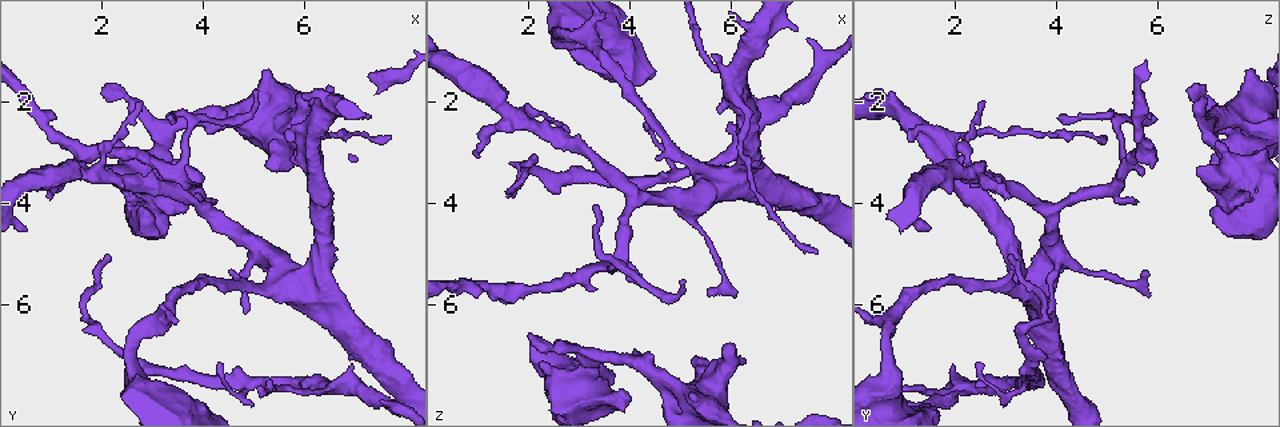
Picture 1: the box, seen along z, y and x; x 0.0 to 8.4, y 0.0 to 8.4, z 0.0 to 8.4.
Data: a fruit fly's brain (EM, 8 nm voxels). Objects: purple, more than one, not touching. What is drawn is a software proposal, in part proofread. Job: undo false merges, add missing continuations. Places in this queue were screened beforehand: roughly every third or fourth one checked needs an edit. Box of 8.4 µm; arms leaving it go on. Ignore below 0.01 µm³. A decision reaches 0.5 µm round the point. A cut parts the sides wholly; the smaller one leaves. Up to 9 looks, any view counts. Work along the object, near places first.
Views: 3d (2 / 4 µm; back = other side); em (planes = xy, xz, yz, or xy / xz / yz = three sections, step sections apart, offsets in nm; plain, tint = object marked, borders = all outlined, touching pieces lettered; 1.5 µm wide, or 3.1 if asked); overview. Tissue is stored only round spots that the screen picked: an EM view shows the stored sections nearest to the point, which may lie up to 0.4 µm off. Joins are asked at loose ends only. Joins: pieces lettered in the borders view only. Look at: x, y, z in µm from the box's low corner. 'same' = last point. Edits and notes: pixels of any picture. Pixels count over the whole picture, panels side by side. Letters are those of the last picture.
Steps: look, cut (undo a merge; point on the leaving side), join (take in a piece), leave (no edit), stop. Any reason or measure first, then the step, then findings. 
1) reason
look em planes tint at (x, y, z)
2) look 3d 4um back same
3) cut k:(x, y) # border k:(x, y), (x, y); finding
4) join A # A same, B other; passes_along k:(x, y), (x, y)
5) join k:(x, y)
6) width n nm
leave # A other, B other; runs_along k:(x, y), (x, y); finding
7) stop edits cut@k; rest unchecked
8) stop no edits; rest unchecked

tapers out
look em planes borders at (4.85, 6.15, 3.90)

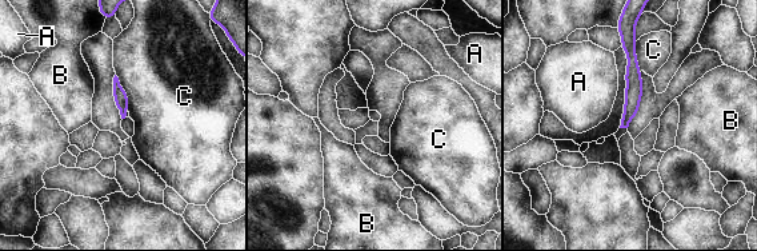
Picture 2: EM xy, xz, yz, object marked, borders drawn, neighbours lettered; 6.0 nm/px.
longest_contact C 240 nm
leave # A other, B other, C other; runs_along 2:(625, 43), (632, 106), (624, 124); none of them fits

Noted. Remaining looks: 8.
free end
look em xz step 4 tint at (7.70, 2.65, 5.00)

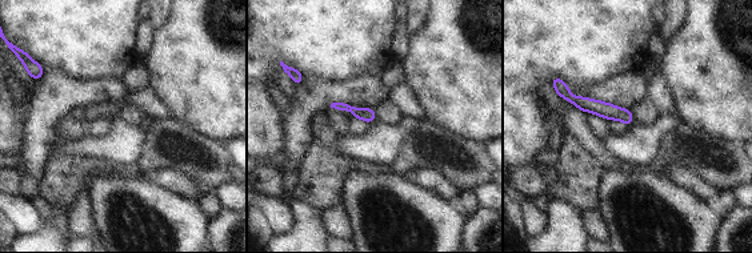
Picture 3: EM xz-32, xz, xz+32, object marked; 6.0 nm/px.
look em planes borders same

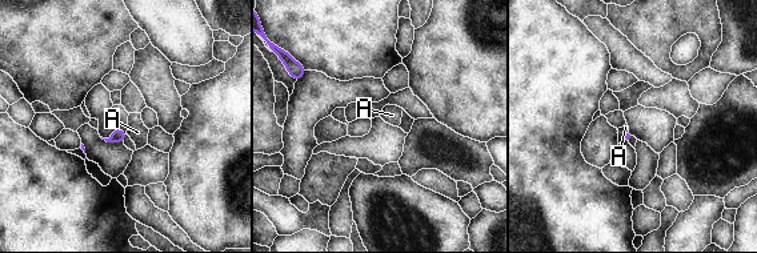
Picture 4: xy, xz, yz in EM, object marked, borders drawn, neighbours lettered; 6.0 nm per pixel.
longest_contact A 90 nm
leave # A other; border 4:(628, 129), (623, 133), (623, 141); none of them fits

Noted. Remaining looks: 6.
sharp bend
look 3d 2um at (2.00, 6.60, 3.25)

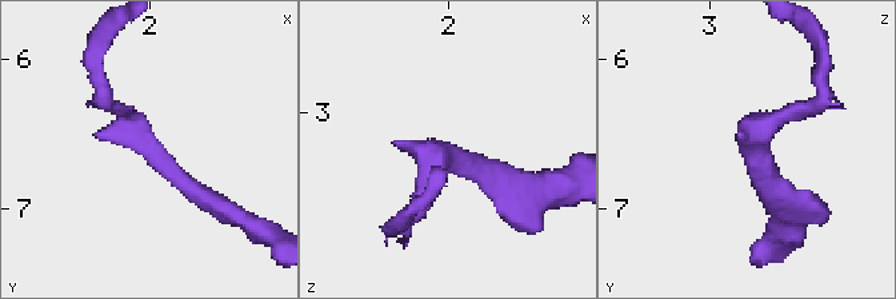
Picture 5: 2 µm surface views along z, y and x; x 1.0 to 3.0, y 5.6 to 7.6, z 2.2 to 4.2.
now the EM
look em 3.1um planes tint at (2.00, 6.60, 3.28)

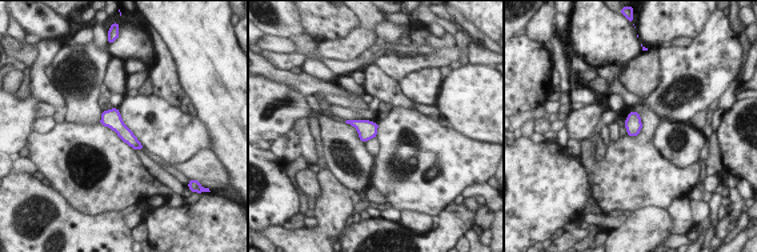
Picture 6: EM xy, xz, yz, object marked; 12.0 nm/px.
look em 3.1um planes borders same

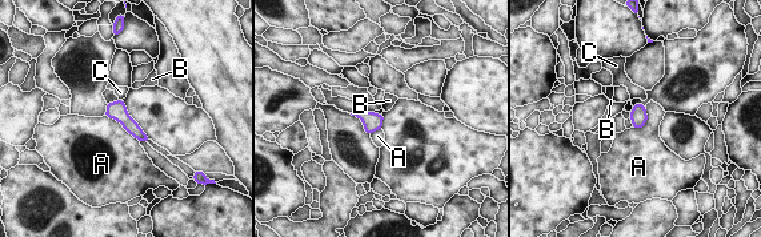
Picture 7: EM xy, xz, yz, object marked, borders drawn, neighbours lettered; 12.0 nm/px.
longest_contact A 550 nm
leave # A other, B other, C other; border 7:(105, 115), (115, 119), (139, 141); all the same neuron

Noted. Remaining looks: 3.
an open end
look em planes plain at (1.05, 3.85, 3.10)

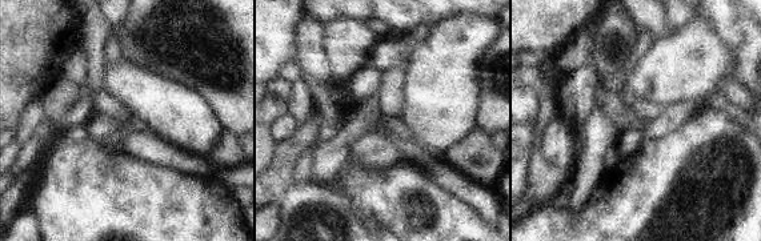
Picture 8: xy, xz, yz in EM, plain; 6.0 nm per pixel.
see the neighbours
look em planes borders same

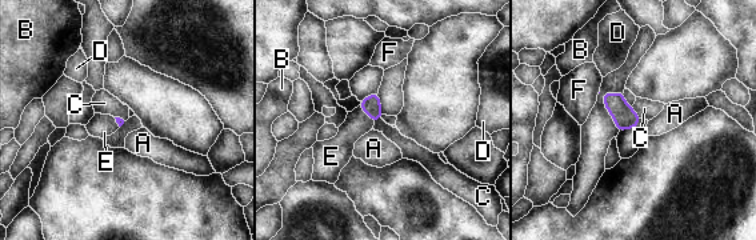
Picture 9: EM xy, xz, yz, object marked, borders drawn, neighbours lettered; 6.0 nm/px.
join E # A other, B other, C other, D other, E same, F other; passes_along 9:(371, 106), (366, 112), (358, 123); it goes on there

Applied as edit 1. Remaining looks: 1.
stop edits join@9; rest unchecked

